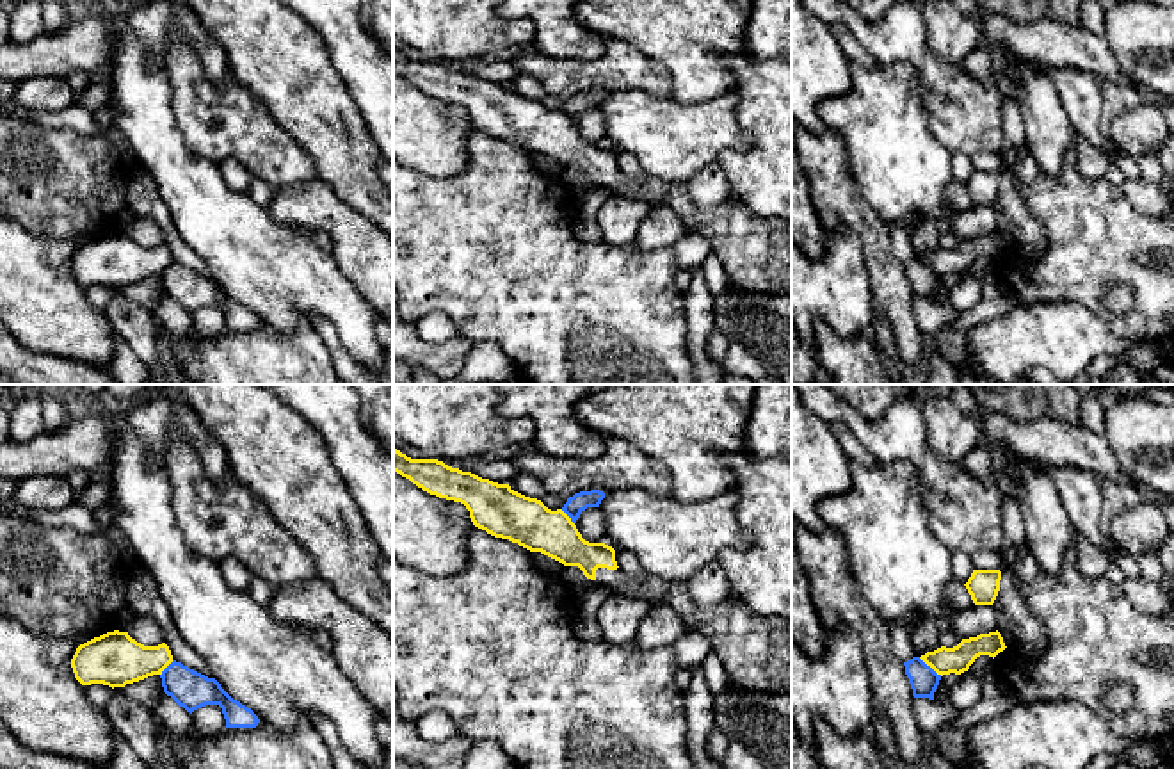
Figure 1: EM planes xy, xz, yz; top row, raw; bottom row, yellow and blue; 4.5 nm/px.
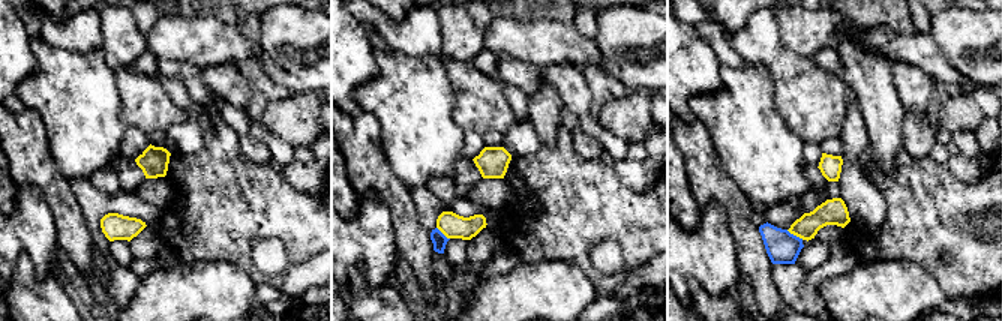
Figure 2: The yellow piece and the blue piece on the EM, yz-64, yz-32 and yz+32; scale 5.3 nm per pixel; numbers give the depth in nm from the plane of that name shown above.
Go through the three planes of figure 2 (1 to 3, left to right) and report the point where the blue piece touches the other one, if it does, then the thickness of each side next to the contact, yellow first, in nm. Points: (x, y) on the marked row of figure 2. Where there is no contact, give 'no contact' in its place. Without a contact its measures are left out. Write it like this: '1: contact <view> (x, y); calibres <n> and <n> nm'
1: no contact
2: contact yz-32 (443, 233); calibres 140 and 80 nm
3: contact yz+32 (795, 234); calibres 140 and 180 nm

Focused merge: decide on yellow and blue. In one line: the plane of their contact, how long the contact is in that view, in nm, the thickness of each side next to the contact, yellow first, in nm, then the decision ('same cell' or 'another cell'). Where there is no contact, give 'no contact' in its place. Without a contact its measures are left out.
contact in yz; length 140 nm; calibres 120 and 130 nm; another cell

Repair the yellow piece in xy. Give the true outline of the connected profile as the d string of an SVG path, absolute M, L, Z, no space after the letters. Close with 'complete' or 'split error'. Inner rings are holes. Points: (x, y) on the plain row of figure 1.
M107 233L80 246L71 260L75 279L82 287L103 285L125 288L162 272L173 263L165 244L144 247L128 233Z; complete

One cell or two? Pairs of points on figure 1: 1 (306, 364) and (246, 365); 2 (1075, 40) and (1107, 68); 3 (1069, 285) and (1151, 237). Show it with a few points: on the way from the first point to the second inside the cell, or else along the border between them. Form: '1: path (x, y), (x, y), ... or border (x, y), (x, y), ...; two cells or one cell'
1: path (292, 365), (260, 365); one cell
2: path (1082, 47), (1100, 61); one cell
3: path (1089, 266), (1109, 246), (1132, 246); one cell

